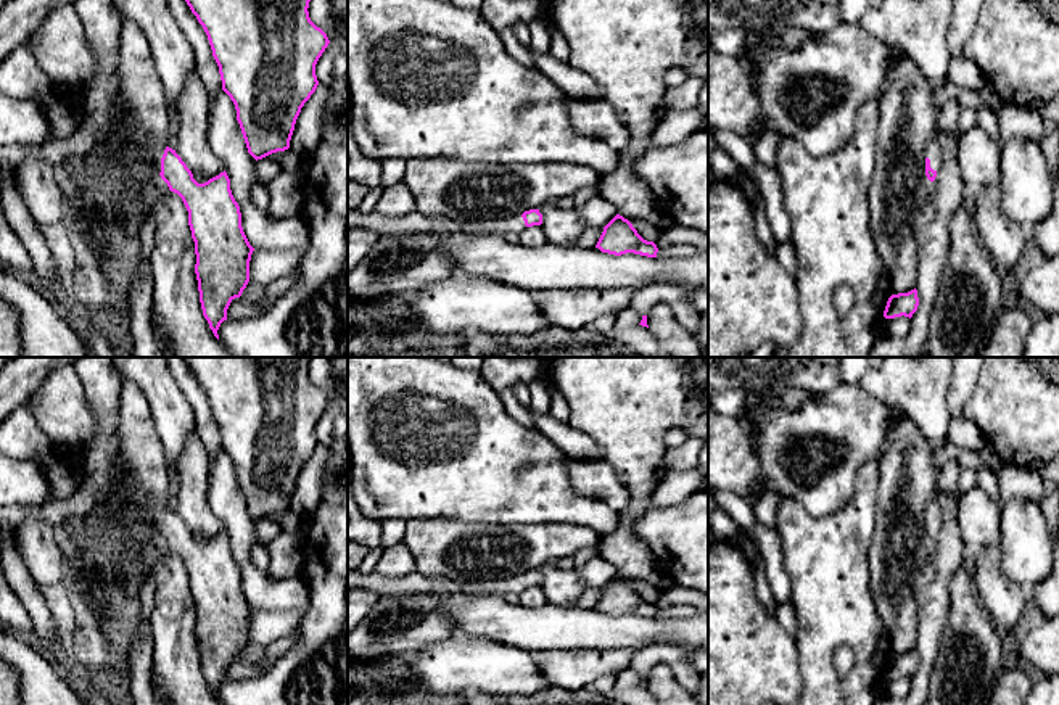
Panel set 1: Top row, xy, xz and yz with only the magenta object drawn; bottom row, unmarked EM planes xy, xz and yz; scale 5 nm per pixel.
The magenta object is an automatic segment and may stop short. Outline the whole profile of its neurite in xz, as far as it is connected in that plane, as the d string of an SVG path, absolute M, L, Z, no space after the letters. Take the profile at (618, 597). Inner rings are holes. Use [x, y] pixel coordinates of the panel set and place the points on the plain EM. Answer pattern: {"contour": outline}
{"contour": "M616 575L605 588L595 605L602 613L621 616L634 613L647 618L657 618L658 608L653 602L644 600L633 584Z"}

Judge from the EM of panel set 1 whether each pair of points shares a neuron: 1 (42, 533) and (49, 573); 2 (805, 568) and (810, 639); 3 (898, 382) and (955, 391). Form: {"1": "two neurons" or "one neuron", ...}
{"1": "one neuron", "2": "one neuron", "3": "two neurons"}

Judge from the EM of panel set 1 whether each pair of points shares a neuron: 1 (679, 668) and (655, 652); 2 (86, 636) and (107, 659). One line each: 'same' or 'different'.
1: same
2: same

